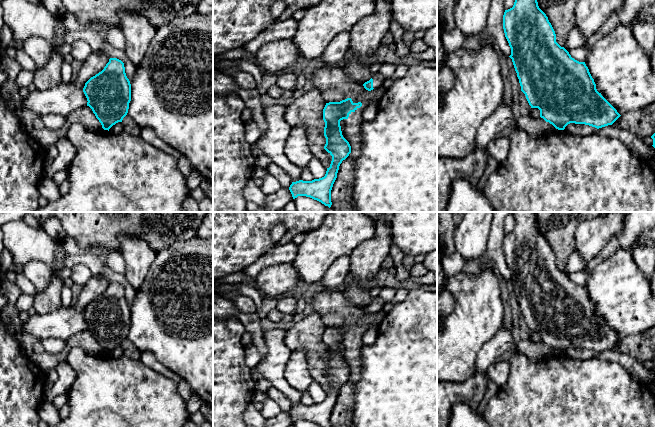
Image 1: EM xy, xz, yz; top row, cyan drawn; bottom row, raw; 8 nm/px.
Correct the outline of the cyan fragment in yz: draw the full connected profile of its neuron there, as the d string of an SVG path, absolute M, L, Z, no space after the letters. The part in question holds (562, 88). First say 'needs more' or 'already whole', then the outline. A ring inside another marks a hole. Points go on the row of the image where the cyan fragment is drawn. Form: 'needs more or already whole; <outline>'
already whole; M515 0L512 8L505 10L503 29L511 48L511 55L521 91L531 108L540 110L540 117L558 130L564 130L570 123L585 124L597 129L612 125L621 115L599 93L585 62L571 57L569 52L556 42L556 34L546 14L539 8L537 0Z

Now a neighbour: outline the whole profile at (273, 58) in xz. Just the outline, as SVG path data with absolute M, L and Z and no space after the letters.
M282 39L266 43L251 59L261 70L277 75L293 69L299 57L297 46L292 39Z

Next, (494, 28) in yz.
M492 0L485 31L490 36L493 45L499 53L503 53L506 57L509 57L511 55L511 48L503 29L504 12L503 0Z

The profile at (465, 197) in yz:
M464 179L452 183L446 212L497 212L484 192Z

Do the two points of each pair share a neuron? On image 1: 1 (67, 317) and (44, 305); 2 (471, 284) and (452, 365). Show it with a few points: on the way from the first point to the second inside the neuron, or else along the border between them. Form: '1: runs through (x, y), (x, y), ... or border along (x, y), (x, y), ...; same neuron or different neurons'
1: border along (62, 306), (56, 310), (37, 313); different neurons
2: runs through (470, 304), (470, 326), (464, 332), (457, 345); same neuron

